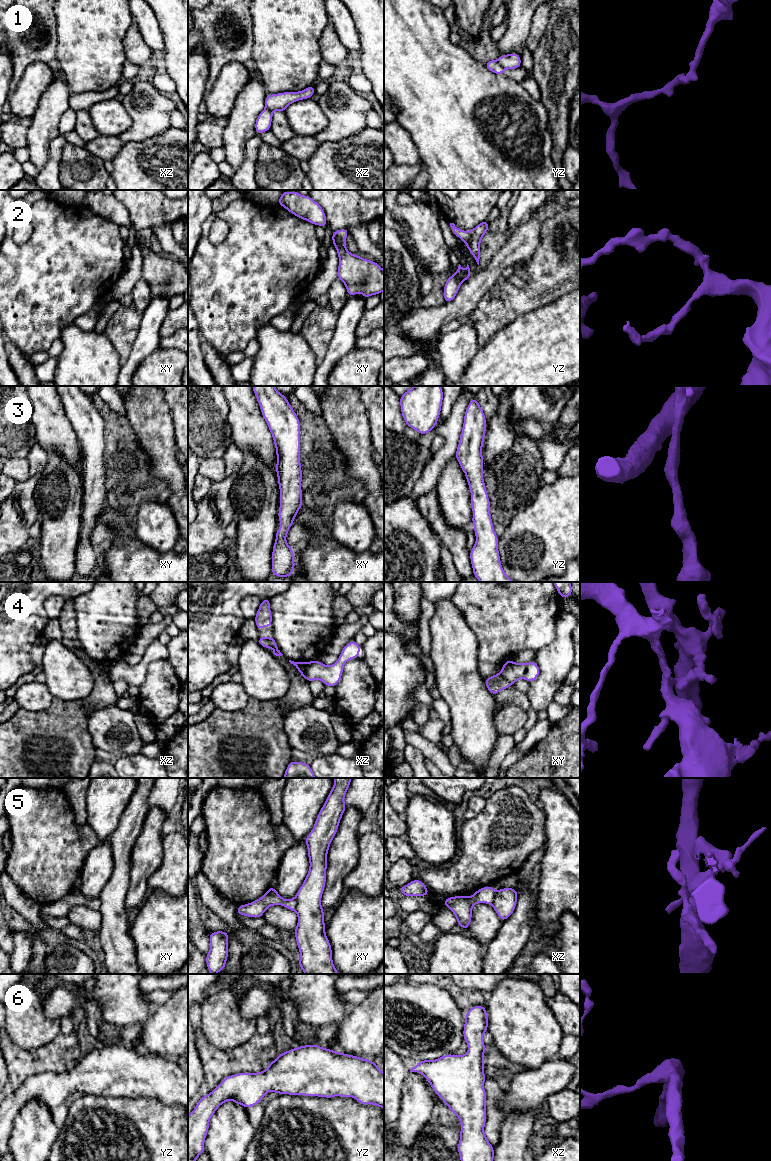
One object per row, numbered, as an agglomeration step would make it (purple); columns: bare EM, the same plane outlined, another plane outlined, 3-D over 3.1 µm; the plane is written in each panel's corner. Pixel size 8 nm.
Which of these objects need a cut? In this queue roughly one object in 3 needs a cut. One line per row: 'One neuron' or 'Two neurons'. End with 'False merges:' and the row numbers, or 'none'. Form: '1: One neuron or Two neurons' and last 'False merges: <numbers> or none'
1: Two neurons
2: One neuron
3: One neuron
4: Two neurons
5: Two neurons
6: One neuron
False merges: 1, 4, 5

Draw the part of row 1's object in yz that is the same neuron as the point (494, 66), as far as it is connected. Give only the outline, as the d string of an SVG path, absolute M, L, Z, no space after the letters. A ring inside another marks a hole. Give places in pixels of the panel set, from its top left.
M490 60L486 62L485 67L490 70L491 72L497 74L497 75L502 75L504 72L504 68L500 65L498 60Z

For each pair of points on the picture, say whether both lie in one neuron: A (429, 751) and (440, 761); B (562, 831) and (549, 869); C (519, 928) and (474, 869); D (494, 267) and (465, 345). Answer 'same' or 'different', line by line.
A: same
B: same
C: different
D: different

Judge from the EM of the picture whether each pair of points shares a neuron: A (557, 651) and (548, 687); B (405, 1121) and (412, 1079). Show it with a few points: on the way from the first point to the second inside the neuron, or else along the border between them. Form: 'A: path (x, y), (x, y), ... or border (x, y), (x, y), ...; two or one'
A: path (556, 660), (551, 678); one
B: path (412, 1111), (412, 1089); one

